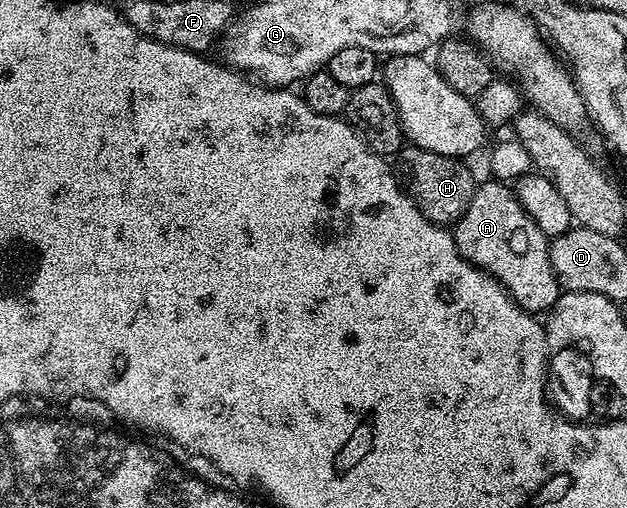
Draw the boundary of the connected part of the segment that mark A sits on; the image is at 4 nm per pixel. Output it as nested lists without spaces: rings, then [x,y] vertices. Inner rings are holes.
[[[489,178],[477,185],[472,194],[472,202],[468,202],[468,210],[453,225],[454,241],[465,260],[483,268],[491,276],[495,276],[501,282],[506,293],[518,303],[525,312],[531,314],[545,314],[551,306],[558,301],[560,285],[556,274],[552,270],[550,261],[550,240],[546,233],[540,230],[535,220],[522,209],[518,201],[515,189],[509,183],[497,178]]]

